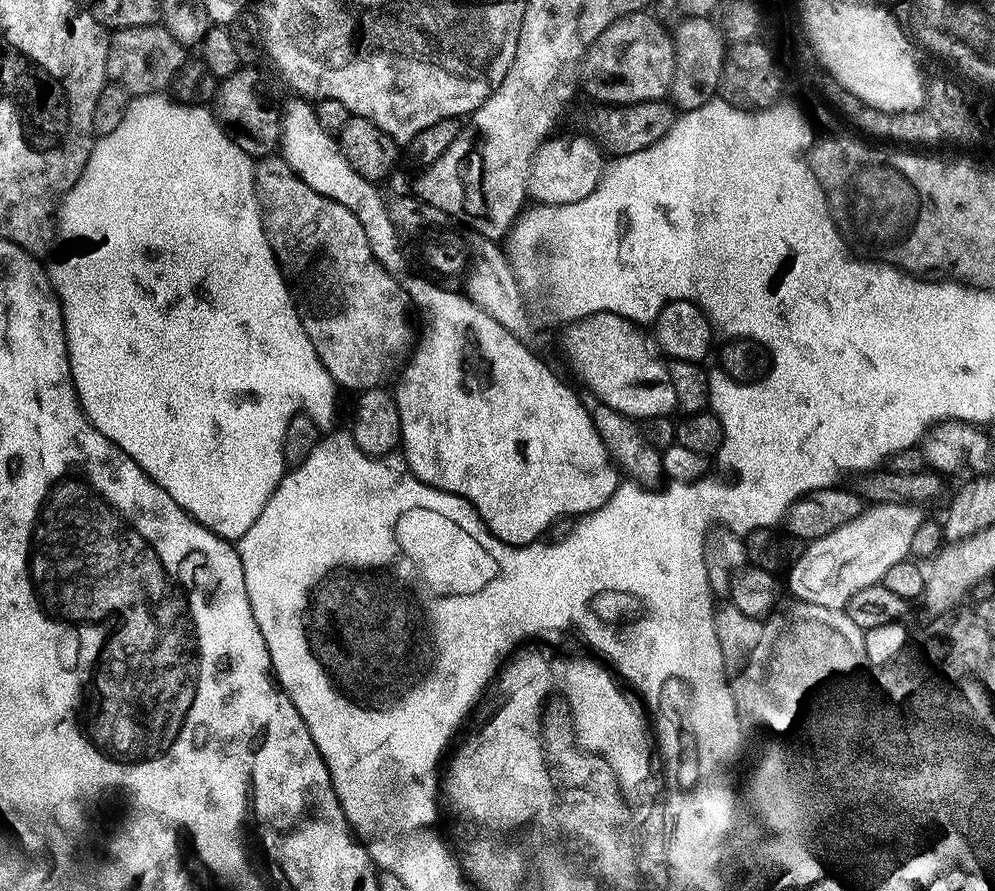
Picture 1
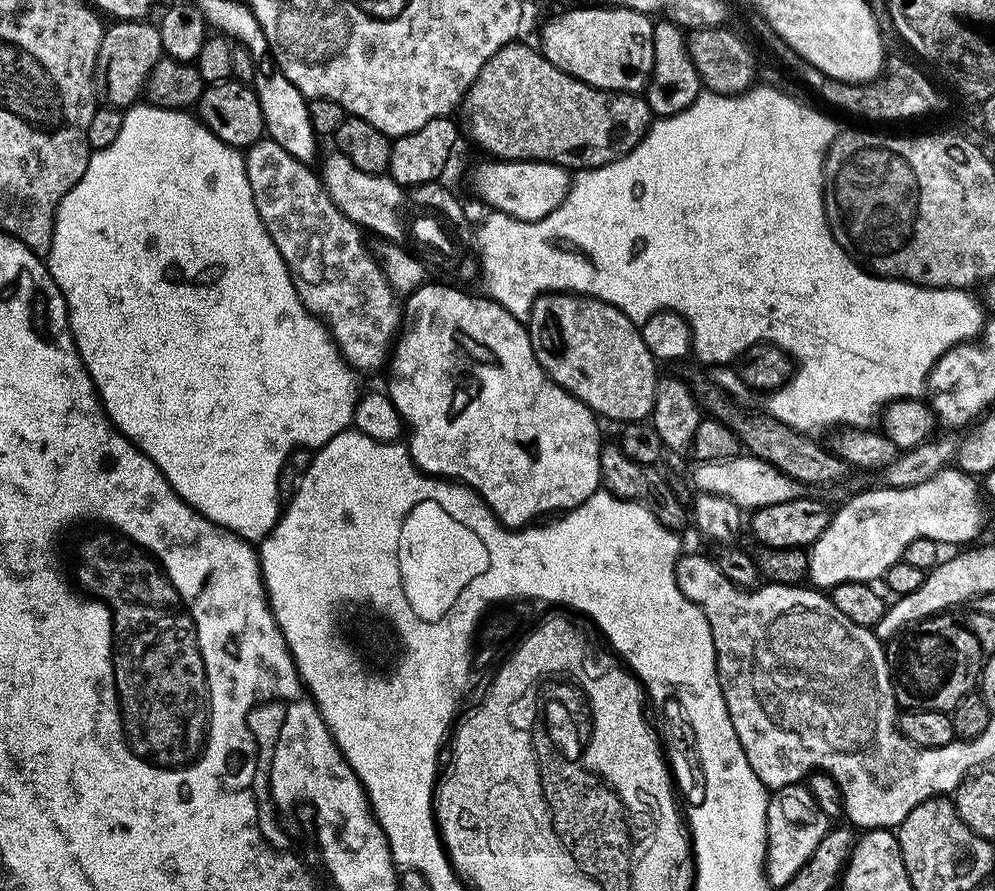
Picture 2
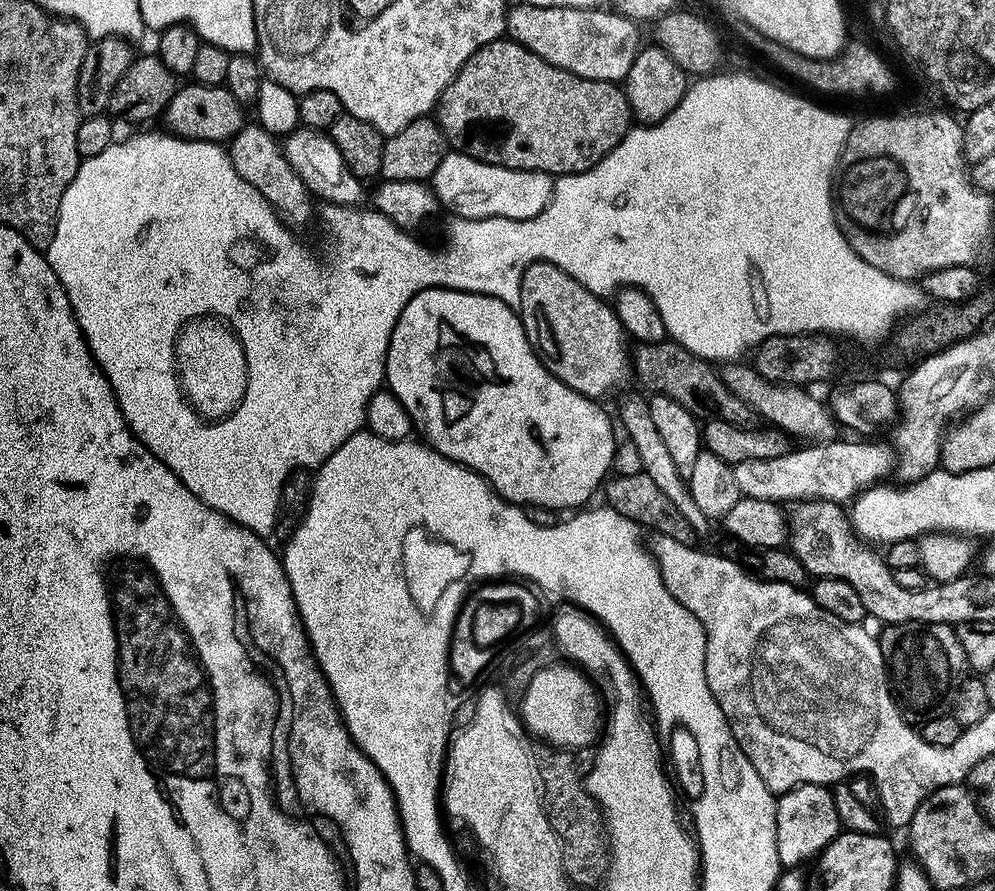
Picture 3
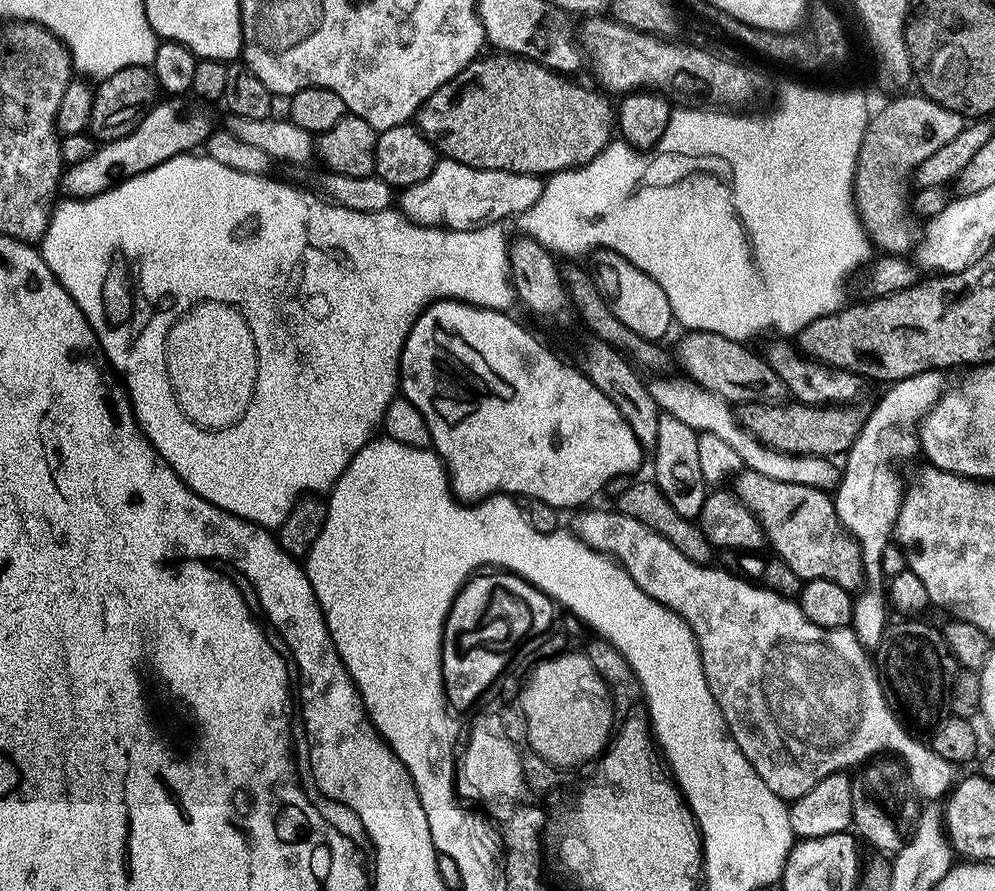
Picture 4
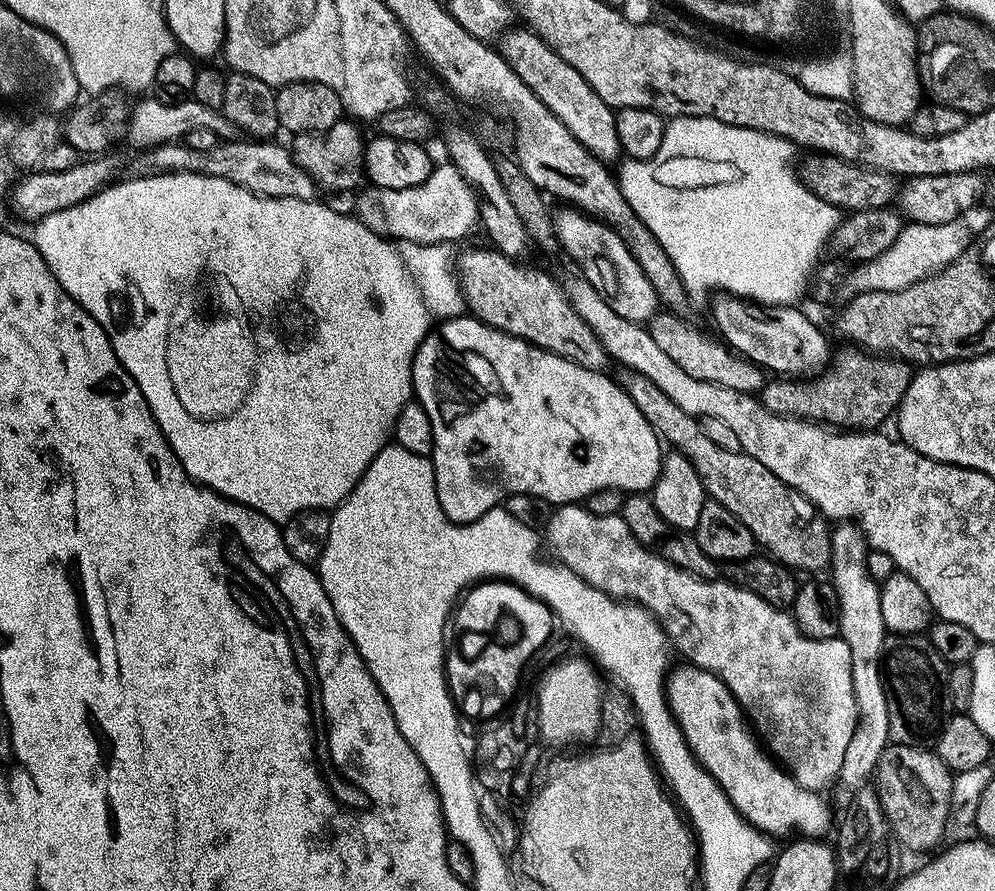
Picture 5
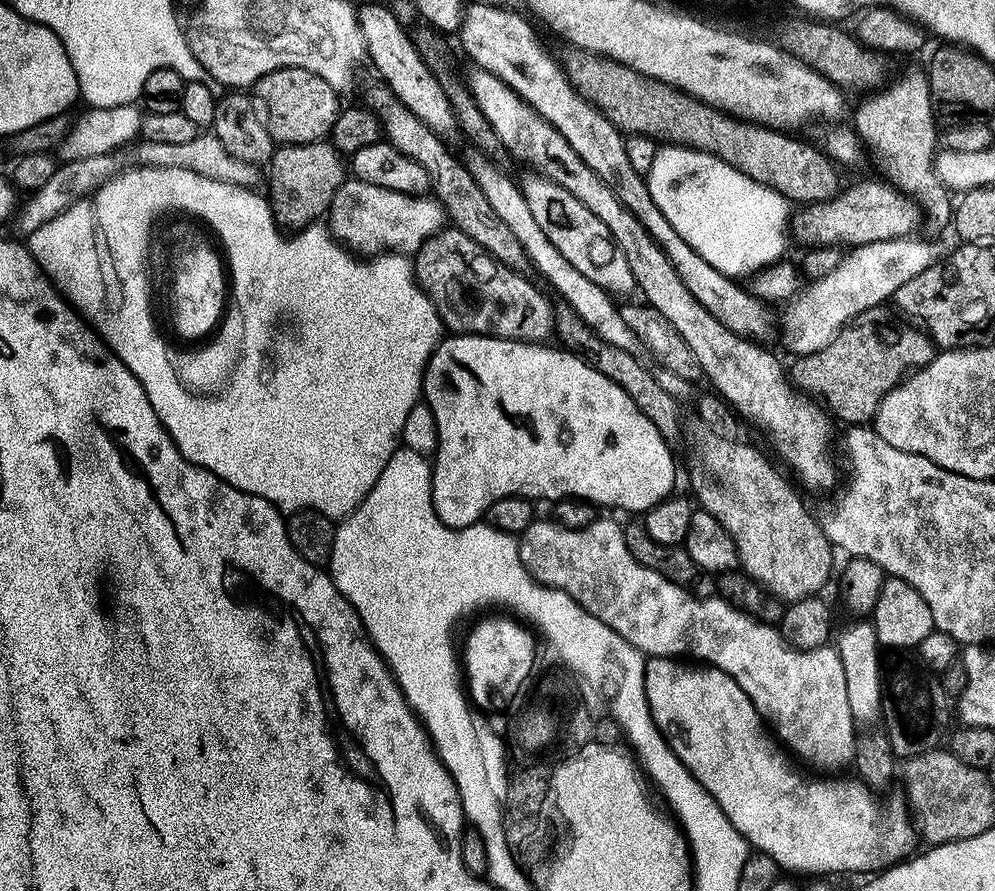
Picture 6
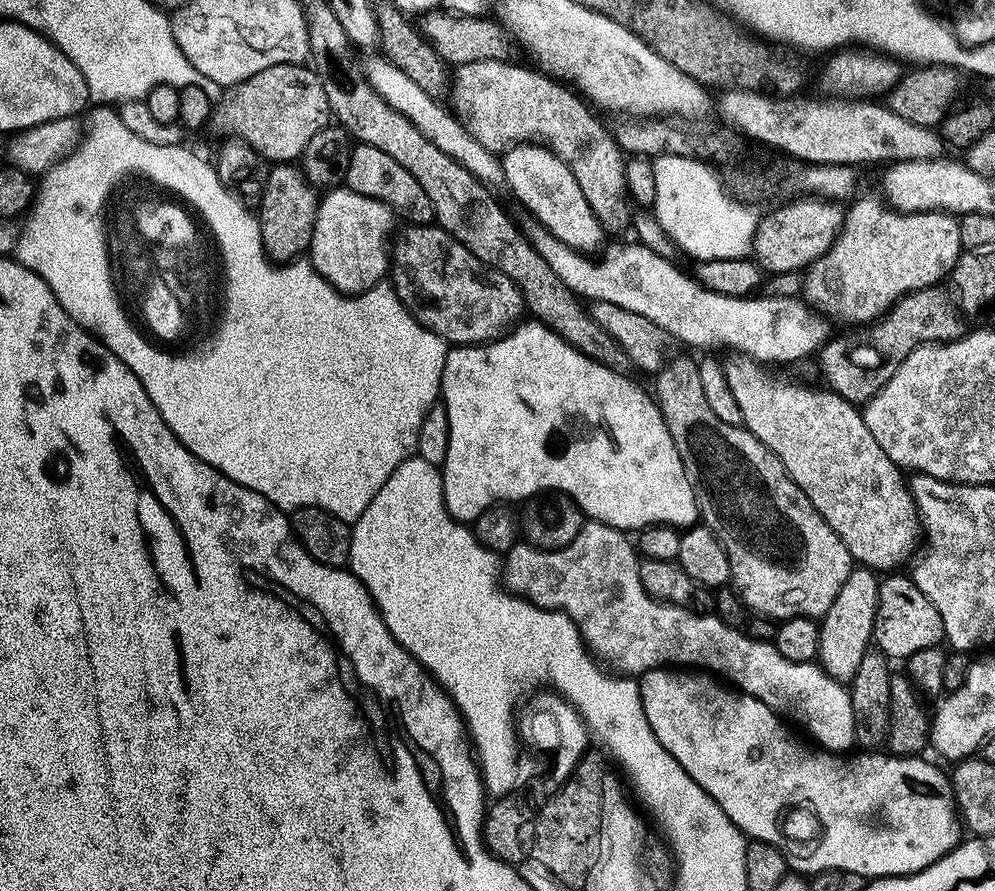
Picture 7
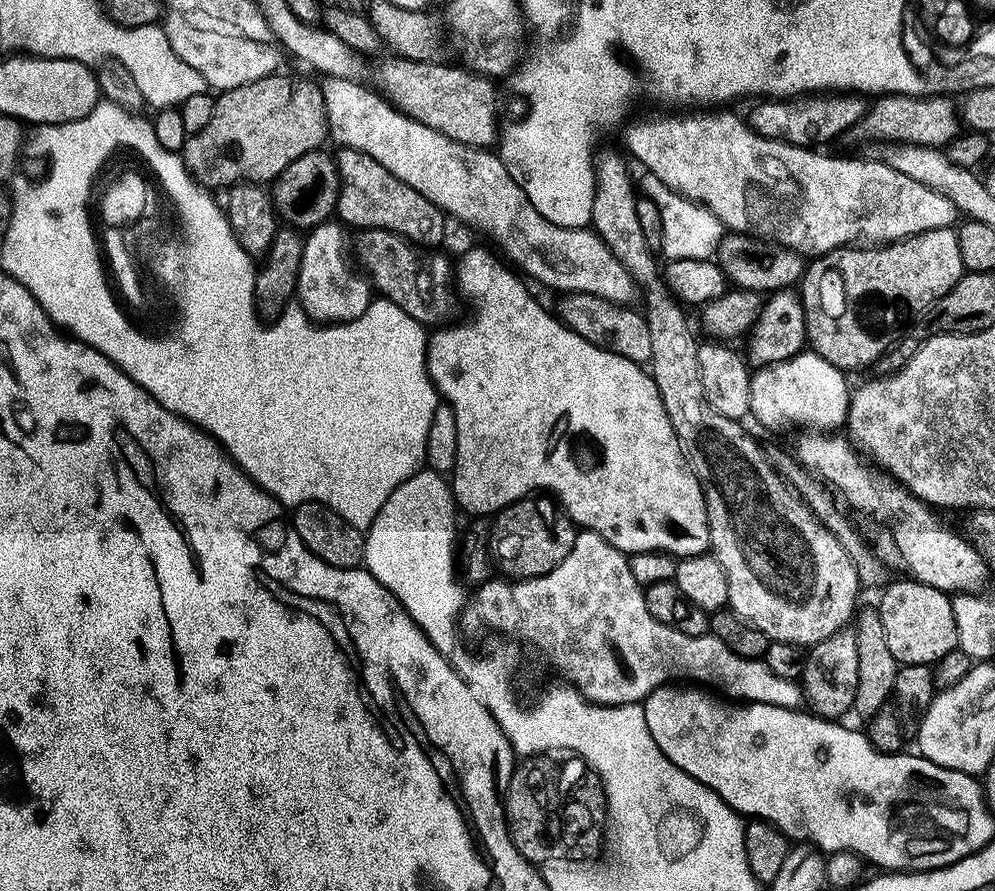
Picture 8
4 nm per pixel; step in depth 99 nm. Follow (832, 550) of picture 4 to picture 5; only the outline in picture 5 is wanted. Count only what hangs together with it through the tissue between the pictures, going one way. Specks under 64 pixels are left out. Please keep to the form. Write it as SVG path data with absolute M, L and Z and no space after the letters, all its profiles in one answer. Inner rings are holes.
M628 368L619 369L618 383L638 410L650 422L657 435L675 451L688 457L702 480L705 493L714 502L726 506L746 530L750 530L757 545L772 559L780 561L797 573L820 572L829 567L832 559L830 521L823 516L798 490L786 486L782 478L770 473L766 466L744 452L728 451L715 446L701 430L699 419L679 409L659 390L658 386L642 374Z

